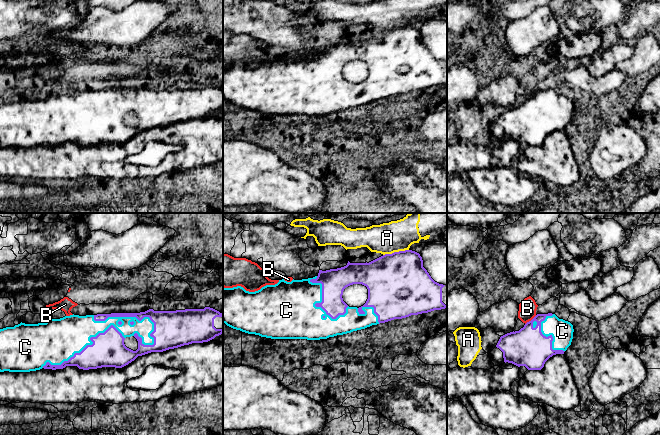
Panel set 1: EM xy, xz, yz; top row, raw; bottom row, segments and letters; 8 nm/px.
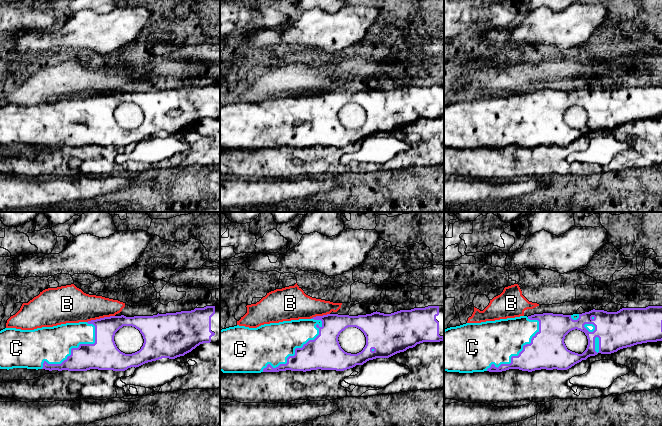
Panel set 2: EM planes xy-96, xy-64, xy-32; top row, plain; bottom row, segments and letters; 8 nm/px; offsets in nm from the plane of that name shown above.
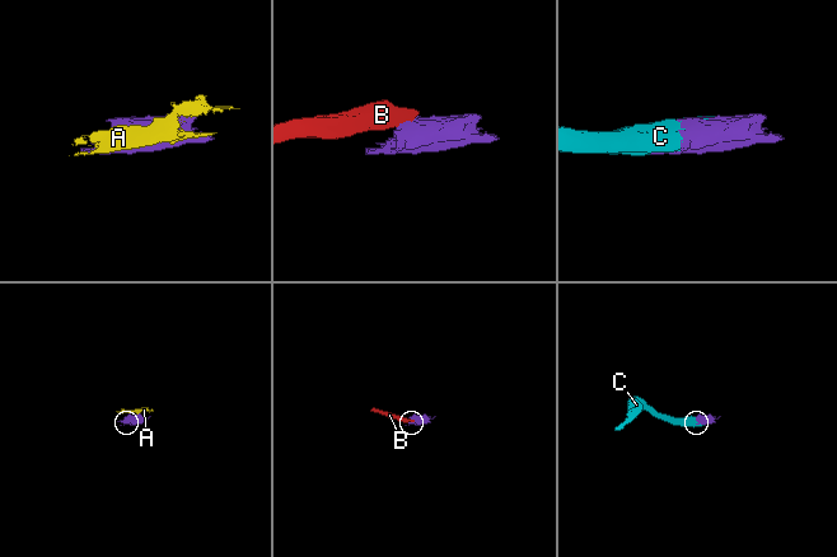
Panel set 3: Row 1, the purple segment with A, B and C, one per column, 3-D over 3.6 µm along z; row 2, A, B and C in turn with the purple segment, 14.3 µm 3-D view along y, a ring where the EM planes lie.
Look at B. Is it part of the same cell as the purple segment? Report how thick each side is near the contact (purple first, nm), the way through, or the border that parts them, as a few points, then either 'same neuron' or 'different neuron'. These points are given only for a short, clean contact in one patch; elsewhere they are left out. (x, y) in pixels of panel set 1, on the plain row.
320 nm thick on the purple side, 140 nm on the other; border along yz (536, 91), (525, 100); different neuron

